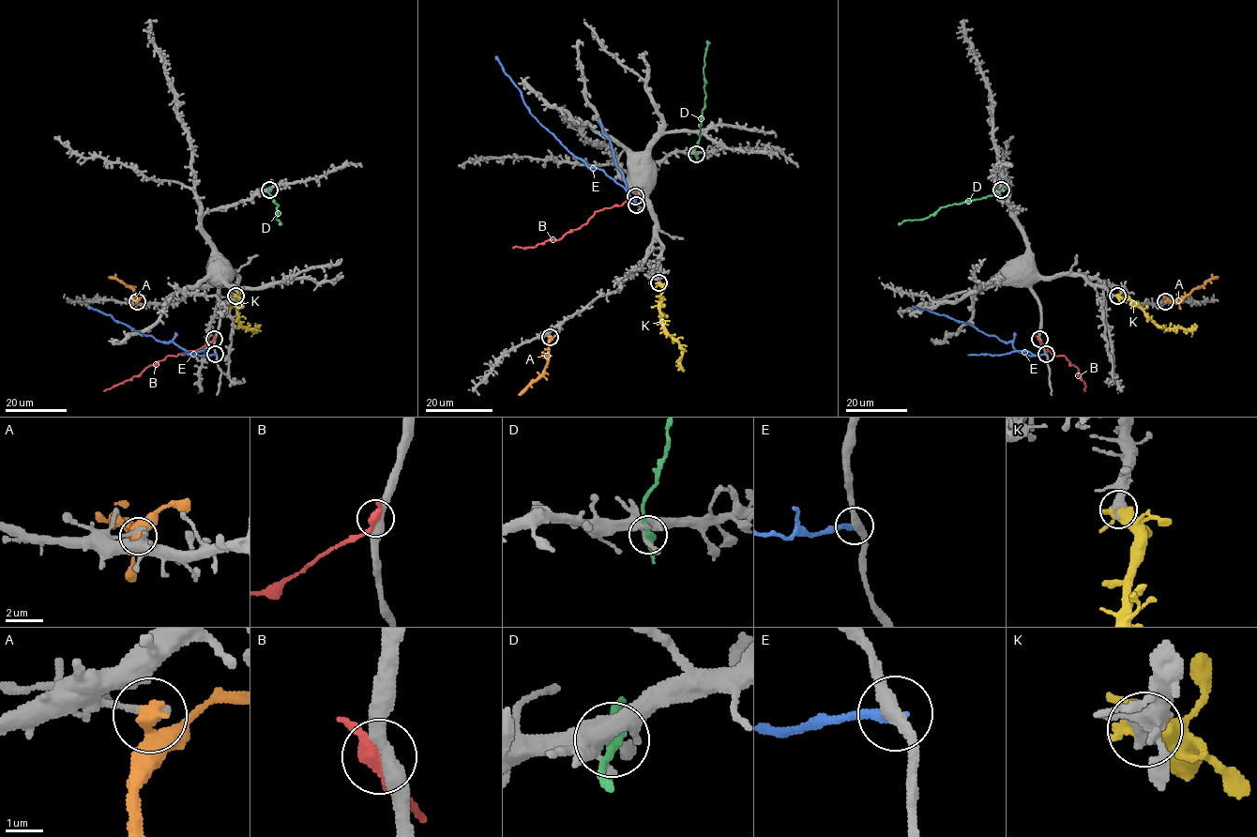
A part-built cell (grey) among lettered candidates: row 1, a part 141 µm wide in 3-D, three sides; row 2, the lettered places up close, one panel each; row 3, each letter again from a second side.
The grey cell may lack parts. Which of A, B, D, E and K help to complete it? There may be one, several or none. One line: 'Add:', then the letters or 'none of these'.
Add: K

